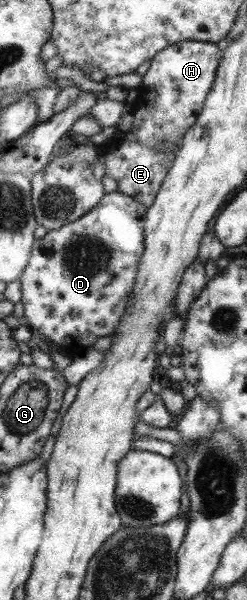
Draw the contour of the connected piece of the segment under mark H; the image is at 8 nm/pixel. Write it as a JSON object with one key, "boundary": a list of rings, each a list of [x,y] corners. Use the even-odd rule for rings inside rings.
{"boundary":[[[202,41],[175,42],[155,53],[147,71],[141,77],[140,88],[133,91],[130,99],[131,110],[129,112],[133,115],[133,120],[129,132],[133,132],[133,136],[139,144],[151,148],[153,152],[161,152],[161,154],[167,152],[169,148],[173,148],[175,151],[179,149],[179,146],[176,145],[180,145],[187,128],[195,123],[202,109],[203,101],[211,90],[219,59],[221,59],[221,50],[217,48],[216,44]]]}

